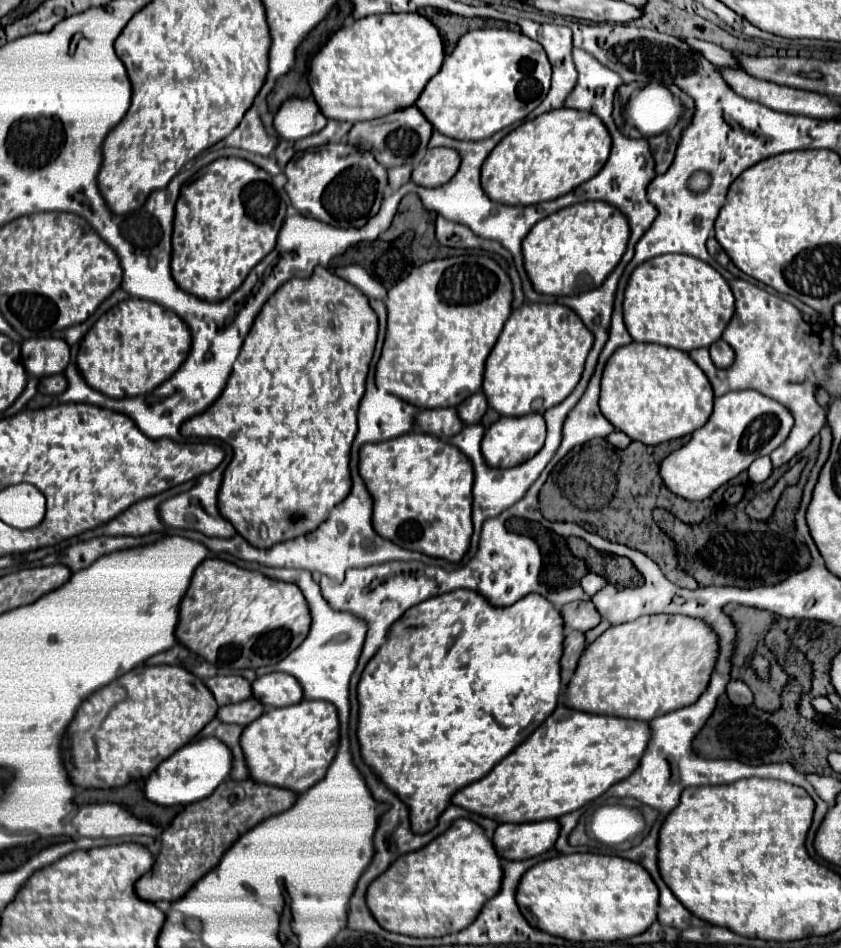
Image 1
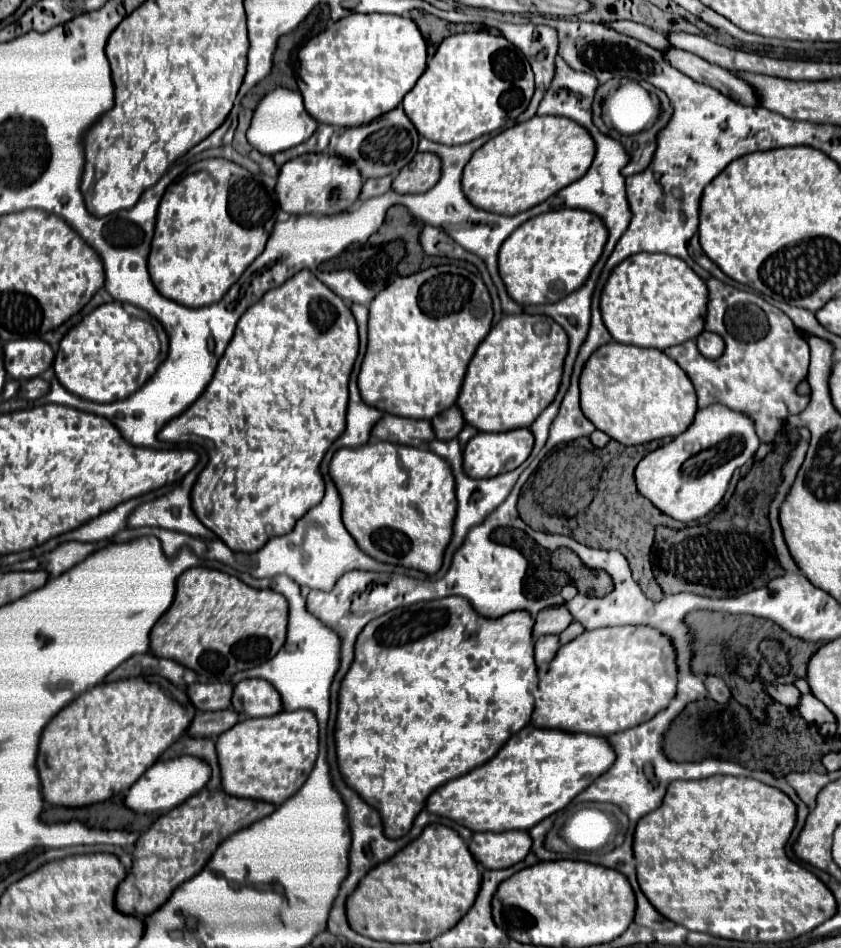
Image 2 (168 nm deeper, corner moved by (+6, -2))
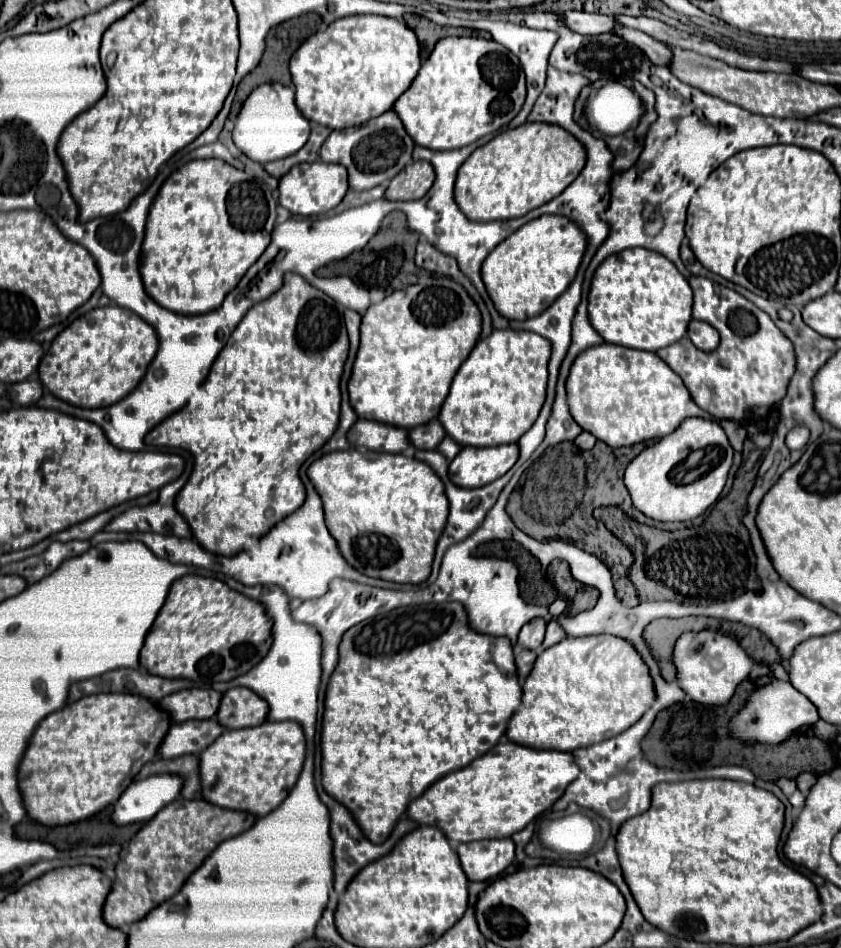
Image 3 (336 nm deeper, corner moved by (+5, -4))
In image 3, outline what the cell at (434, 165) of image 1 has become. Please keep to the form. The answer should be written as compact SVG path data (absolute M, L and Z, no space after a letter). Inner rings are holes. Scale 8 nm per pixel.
M413 161L409 163L409 167L405 167L405 171L397 173L391 179L385 191L385 199L389 201L421 199L431 189L433 181L435 181L433 165L427 161Z

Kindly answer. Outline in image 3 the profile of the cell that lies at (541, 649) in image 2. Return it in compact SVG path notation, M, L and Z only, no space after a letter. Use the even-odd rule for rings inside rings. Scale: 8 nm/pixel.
M515 647L515 667L517 667L519 681L523 681L523 679L529 675L535 657L537 657L535 651L531 653L531 651L525 651L525 649L521 649L521 647Z

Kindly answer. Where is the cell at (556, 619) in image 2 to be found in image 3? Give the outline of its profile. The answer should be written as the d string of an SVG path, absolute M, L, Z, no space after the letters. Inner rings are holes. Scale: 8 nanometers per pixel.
M533 619L533 621L525 623L523 629L519 631L519 645L529 651L539 651L541 643L543 643L545 627L547 627L545 619Z

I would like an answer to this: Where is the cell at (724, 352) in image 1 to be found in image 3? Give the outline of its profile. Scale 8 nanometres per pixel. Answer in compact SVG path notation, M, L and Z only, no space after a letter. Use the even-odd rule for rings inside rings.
M693 319L693 323L689 323L687 337L697 345L697 349L703 349L703 351L713 351L713 347L717 347L717 343L719 343L717 329L713 329L709 323L703 323L697 319Z

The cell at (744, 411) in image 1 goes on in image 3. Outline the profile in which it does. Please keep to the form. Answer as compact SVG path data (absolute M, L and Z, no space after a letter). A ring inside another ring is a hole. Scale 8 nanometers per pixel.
M687 417L683 421L685 423L681 423L671 435L665 435L655 445L643 449L627 465L627 471L625 471L625 487L631 495L633 507L655 521L689 521L703 515L719 499L727 481L731 461L733 461L733 447L729 445L723 427L715 419ZM693 453L699 453L701 457L697 461L693 459L687 463L687 457L691 457Z

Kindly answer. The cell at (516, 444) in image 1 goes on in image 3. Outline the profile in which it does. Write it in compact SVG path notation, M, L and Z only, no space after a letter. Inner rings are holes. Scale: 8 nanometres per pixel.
M517 445L509 447L463 447L449 463L449 479L457 487L477 489L505 475L517 461Z

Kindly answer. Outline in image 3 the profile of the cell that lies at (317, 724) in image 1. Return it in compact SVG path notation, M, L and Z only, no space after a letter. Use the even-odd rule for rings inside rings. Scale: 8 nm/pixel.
M265 721L257 727L247 727L239 731L223 731L213 745L209 745L199 755L199 777L201 777L201 797L217 805L221 809L233 809L233 811L247 811L255 817L263 817L271 813L275 807L281 805L281 801L289 795L293 785L297 783L297 777L301 773L305 759L305 735L303 729L295 721L281 721L271 723Z

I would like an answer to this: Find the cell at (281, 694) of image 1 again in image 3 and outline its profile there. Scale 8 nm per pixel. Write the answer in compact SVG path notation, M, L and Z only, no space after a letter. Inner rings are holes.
M233 687L223 693L217 709L217 721L225 729L245 729L265 723L269 713L267 703L251 689Z

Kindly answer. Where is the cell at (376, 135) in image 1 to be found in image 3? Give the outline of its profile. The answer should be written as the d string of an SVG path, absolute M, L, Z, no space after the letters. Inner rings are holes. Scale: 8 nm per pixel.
M385 111L377 119L369 119L359 127L351 127L347 131L331 131L327 141L321 145L321 161L339 163L349 173L349 189L365 191L375 185L385 185L391 181L409 161L415 143L407 135L403 123L399 121L395 111Z

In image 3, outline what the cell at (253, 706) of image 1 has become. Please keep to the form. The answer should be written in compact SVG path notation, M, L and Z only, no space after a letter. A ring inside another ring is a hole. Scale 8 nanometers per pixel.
M205 719L201 723L175 723L163 737L157 757L175 759L181 755L199 755L221 735L221 731L223 729L215 719Z

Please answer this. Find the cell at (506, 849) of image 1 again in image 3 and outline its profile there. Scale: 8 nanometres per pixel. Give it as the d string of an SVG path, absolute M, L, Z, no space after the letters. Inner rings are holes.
M489 839L461 843L457 847L459 863L469 881L487 881L499 877L515 859L511 839Z

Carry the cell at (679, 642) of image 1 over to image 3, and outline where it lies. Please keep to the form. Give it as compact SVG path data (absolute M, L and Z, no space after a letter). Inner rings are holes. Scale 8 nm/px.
M589 635L589 637L567 637L561 643L541 651L533 663L529 677L525 679L521 705L507 723L505 737L517 745L533 749L551 749L571 753L593 743L601 743L629 729L641 715L653 705L653 681L647 665L641 661L637 651L623 639L613 635Z

